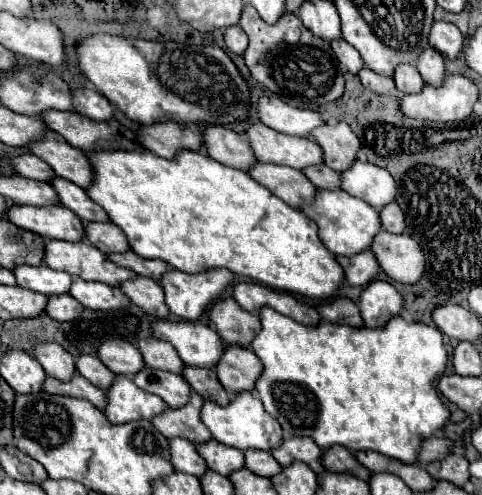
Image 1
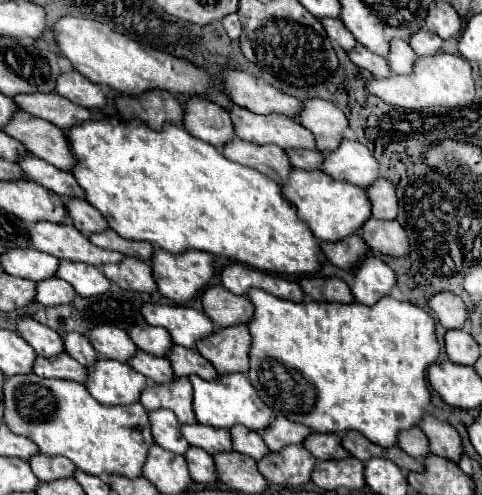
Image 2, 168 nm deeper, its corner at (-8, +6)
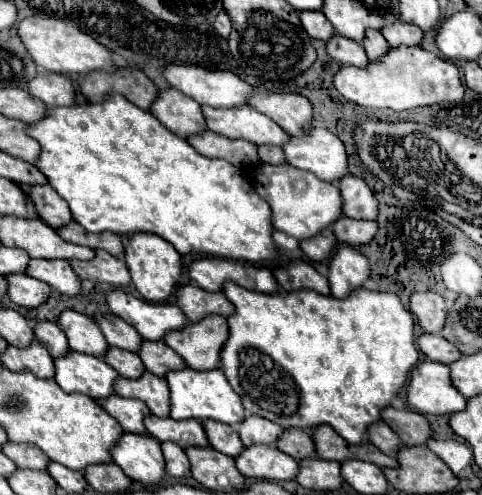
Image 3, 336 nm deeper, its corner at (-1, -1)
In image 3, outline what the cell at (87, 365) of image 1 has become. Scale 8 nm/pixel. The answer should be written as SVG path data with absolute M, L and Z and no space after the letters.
M37 320L35 326L33 326L33 332L35 332L37 342L41 346L45 346L53 358L65 356L69 352L67 338L65 338L63 330L55 322L47 322L47 320L41 322L41 320Z

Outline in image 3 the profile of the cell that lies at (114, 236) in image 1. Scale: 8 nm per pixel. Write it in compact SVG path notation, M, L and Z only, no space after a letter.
M49 184L31 186L27 196L37 208L37 216L43 218L43 222L49 224L51 228L59 228L71 222L69 206L65 204L65 200L61 200L61 196L57 196L57 192Z

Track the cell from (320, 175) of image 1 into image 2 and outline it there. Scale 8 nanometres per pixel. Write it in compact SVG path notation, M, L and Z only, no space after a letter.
M290 149L288 157L290 157L290 163L294 167L308 169L308 171L320 169L322 161L324 161L324 157L322 157L322 153L318 149L314 149L314 151L308 151L308 149Z

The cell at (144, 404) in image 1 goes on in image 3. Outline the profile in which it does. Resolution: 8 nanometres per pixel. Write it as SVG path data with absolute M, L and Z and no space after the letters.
M69 352L55 362L55 382L65 392L81 392L93 400L101 400L113 394L113 382L119 376L103 358Z

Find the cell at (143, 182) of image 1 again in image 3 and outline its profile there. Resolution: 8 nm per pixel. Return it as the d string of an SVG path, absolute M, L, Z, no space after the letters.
M109 92L105 94L103 102L97 104L75 104L75 106L61 106L61 108L47 108L45 116L33 124L27 126L25 130L31 138L35 138L41 144L41 156L35 162L35 166L39 168L41 174L45 174L47 182L57 190L57 194L69 204L71 208L71 216L77 224L81 224L87 232L103 232L103 230L111 230L119 236L123 234L131 234L131 232L151 232L161 236L163 240L167 240L169 244L175 246L175 250L179 254L205 254L205 256L221 256L221 258L231 258L231 260L241 260L241 262L265 262L265 260L275 260L277 250L275 250L275 242L271 238L273 226L271 226L271 208L265 200L261 200L255 192L251 182L241 174L241 170L225 160L219 158L207 158L201 156L187 140L179 138L177 134L169 132L155 116L151 116L149 112L137 108L135 104L131 104L129 100L125 100L121 94L117 92Z

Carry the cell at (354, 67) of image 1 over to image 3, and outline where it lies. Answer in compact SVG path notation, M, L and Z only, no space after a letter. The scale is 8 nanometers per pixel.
M299 12L299 20L311 38L319 38L327 42L335 32L329 20L325 20L323 12Z

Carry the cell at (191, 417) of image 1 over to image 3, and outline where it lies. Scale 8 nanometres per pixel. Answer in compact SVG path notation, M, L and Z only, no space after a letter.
M143 372L135 380L119 376L117 384L113 384L113 390L119 396L143 400L159 418L169 416L169 386L161 376L153 376L151 372Z

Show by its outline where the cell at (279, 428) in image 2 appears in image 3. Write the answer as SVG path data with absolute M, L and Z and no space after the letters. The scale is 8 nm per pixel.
M247 416L237 428L237 434L245 446L249 446L249 444L275 444L273 440L277 440L281 432L283 432L281 426L273 424L271 420L261 418L261 416Z

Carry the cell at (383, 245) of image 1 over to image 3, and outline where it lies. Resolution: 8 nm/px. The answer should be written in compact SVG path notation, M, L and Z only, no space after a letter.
M341 216L333 222L333 234L337 236L339 244L359 246L371 242L371 238L377 234L377 224L373 220L353 220Z

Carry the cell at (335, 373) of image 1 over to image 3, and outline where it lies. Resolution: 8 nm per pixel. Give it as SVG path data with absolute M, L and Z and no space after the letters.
M225 282L223 284L223 294L229 298L229 302L235 306L235 314L227 318L229 324L229 338L223 344L219 356L221 356L221 368L225 372L225 378L233 386L233 390L241 396L243 408L247 414L257 414L261 418L267 418L283 428L293 426L293 428L313 428L319 424L329 424L341 438L345 438L349 444L359 444L367 436L367 426L379 420L381 408L389 406L389 400L407 384L409 370L419 362L419 352L415 348L413 340L413 316L407 312L393 292L373 292L365 288L353 290L347 298L333 298L333 296L323 296L313 290L295 290L295 292L275 292L275 294L261 294L255 290L245 290L237 286L235 282Z

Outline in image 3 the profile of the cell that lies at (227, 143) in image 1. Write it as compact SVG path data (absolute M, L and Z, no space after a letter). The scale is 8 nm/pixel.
M175 88L159 90L157 96L159 96L157 104L153 104L153 108L149 108L149 112L167 130L171 130L173 134L177 134L181 138L207 130L201 106L195 100L191 100L189 96L185 96L183 92L175 90Z

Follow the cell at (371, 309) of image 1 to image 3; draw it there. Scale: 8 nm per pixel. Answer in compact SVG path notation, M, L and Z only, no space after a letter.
M339 244L329 258L329 288L335 298L347 296L351 290L361 288L369 278L369 262L353 246Z

